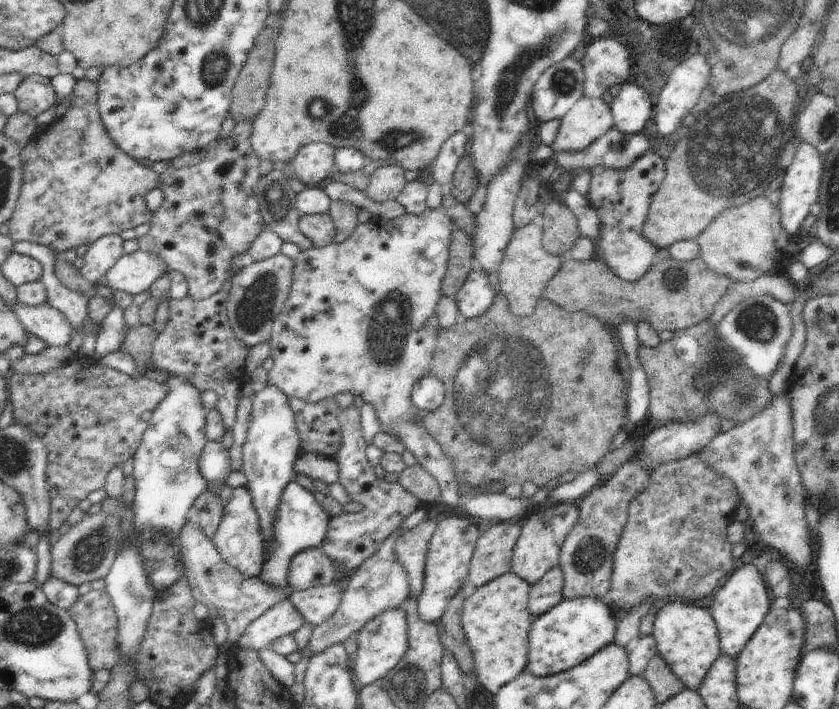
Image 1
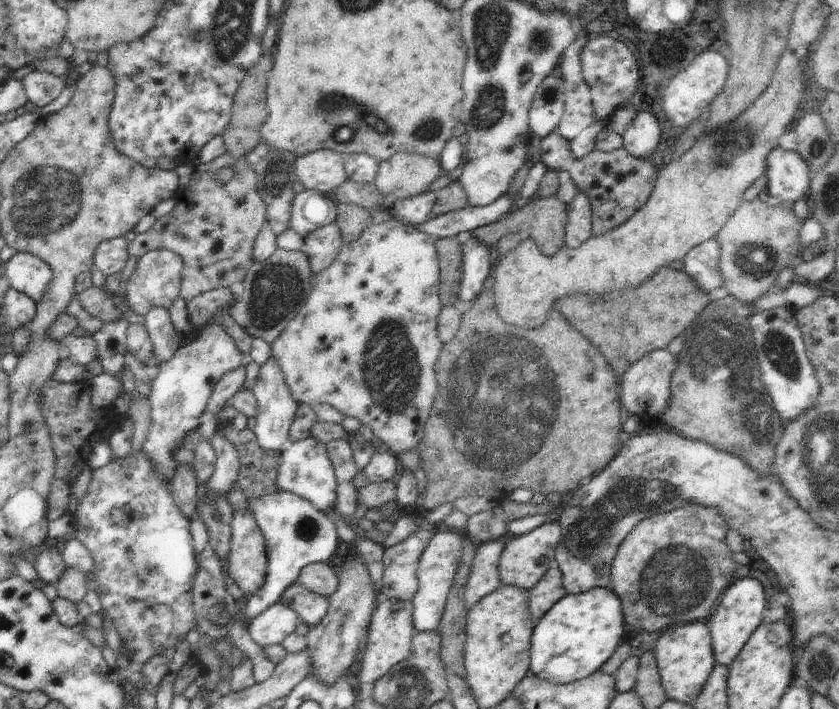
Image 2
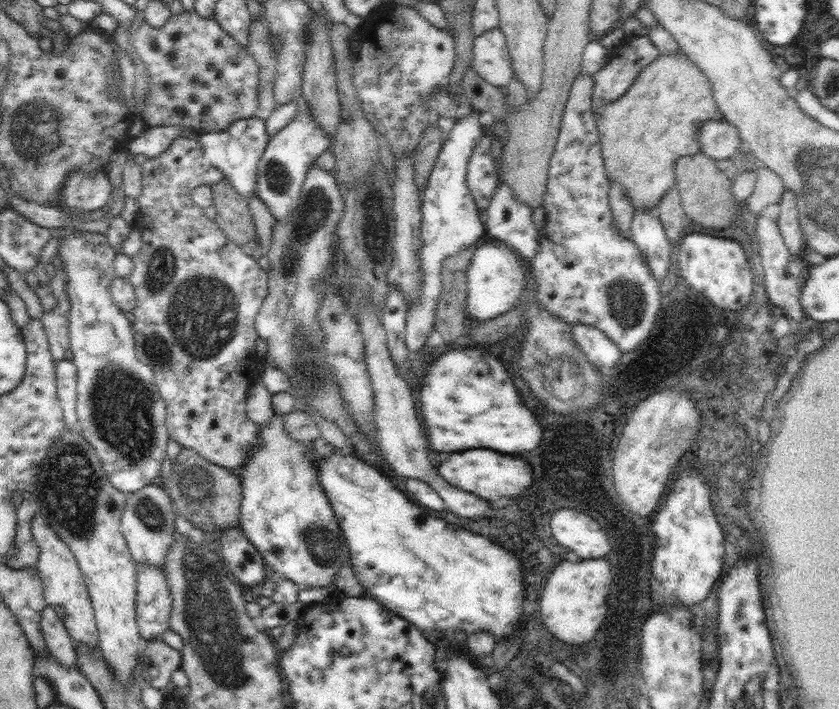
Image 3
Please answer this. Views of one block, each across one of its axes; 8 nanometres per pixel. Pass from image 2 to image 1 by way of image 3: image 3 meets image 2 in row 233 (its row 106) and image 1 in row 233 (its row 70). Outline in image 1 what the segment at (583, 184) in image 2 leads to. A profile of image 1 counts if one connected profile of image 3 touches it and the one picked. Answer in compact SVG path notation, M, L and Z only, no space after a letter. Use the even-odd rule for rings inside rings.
M653 148L628 168L611 169L598 165L590 173L592 178L586 198L602 222L594 256L600 256L607 268L622 280L638 282L653 266L652 259L658 251L646 236L642 236L642 228L650 210L652 196L664 180L665 160Z

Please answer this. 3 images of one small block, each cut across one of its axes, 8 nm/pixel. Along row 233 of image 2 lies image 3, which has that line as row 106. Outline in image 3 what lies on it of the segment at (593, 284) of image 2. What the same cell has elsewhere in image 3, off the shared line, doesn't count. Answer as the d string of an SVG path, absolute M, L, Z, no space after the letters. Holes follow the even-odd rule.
M684 51L674 55L659 55L651 64L648 64L632 82L628 92L620 96L616 102L606 104L600 112L594 112L598 123L602 159L606 167L606 175L610 181L618 181L628 197L632 199L634 211L640 207L656 210L658 202L668 192L668 188L675 184L675 161L684 155L693 155L700 151L700 130L705 122L720 119L722 114L710 80L706 74L688 57Z

